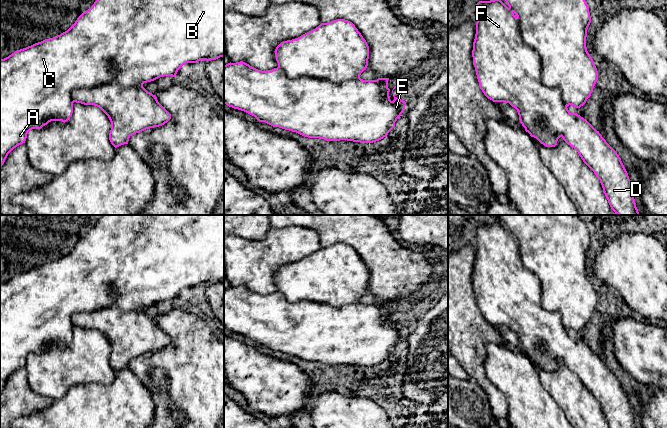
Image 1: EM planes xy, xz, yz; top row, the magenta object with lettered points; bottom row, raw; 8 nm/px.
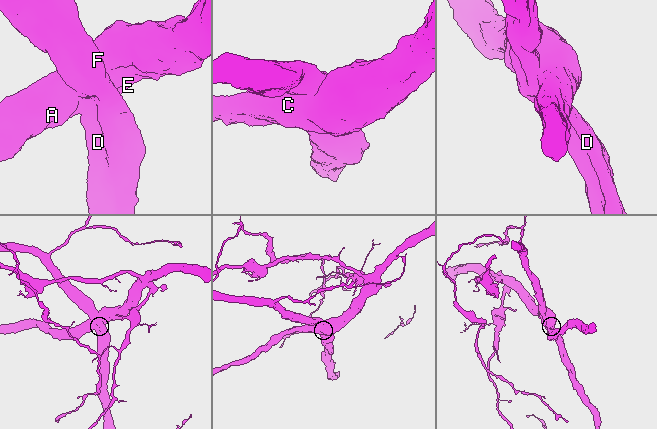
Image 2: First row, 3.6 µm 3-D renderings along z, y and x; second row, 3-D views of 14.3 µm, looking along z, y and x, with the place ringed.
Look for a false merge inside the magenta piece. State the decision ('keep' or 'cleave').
cleave

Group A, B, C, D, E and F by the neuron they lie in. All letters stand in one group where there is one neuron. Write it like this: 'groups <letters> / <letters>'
groups A B C E / D F

